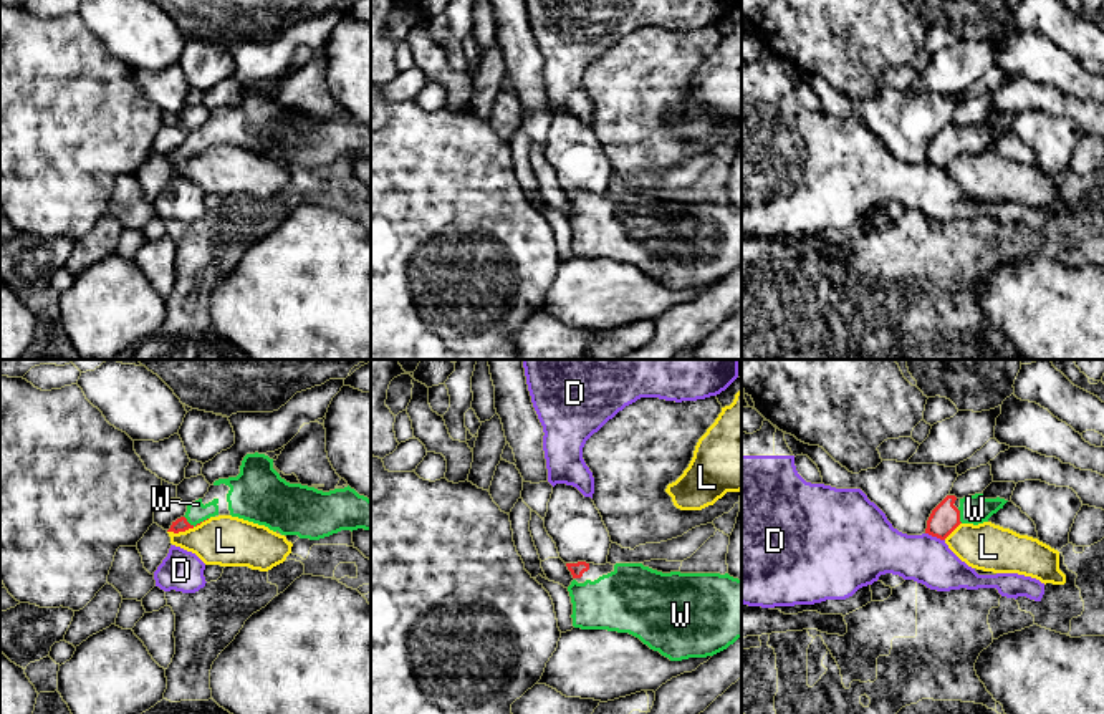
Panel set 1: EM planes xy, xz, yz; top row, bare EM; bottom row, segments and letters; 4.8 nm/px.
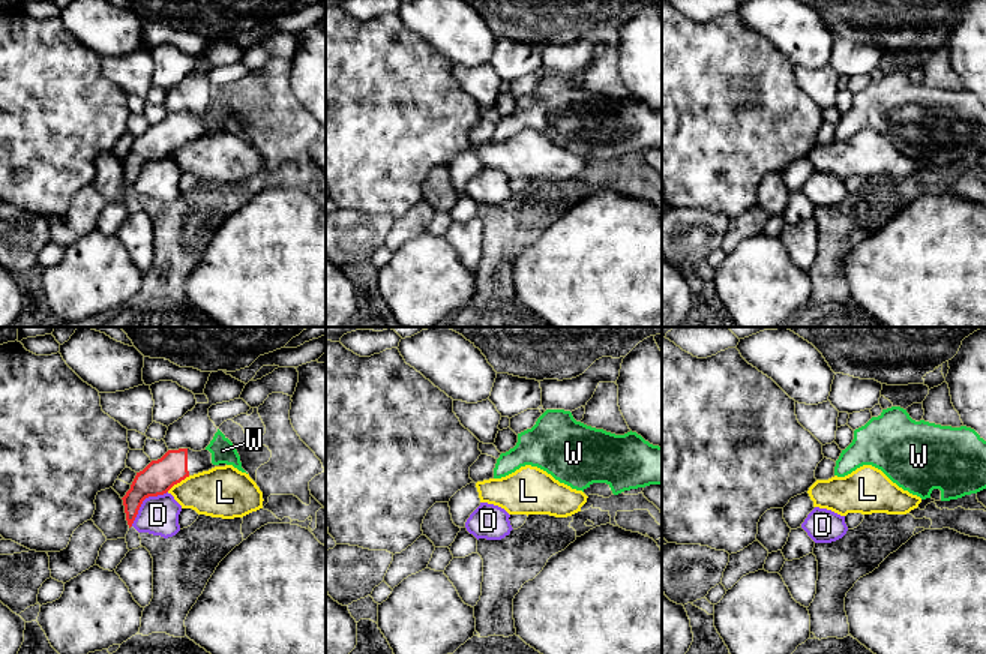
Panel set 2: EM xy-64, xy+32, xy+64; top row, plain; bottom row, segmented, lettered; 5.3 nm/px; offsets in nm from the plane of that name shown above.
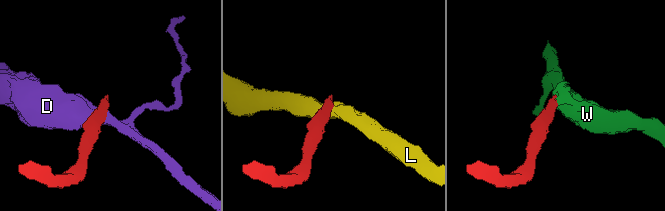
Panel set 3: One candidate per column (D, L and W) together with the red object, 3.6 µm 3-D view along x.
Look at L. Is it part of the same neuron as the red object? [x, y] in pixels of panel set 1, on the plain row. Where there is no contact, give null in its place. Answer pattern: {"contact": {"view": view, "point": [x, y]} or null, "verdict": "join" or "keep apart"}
{"contact": {"view": "xy", "point": [187, 158]}, "verdict": "keep apart"}

